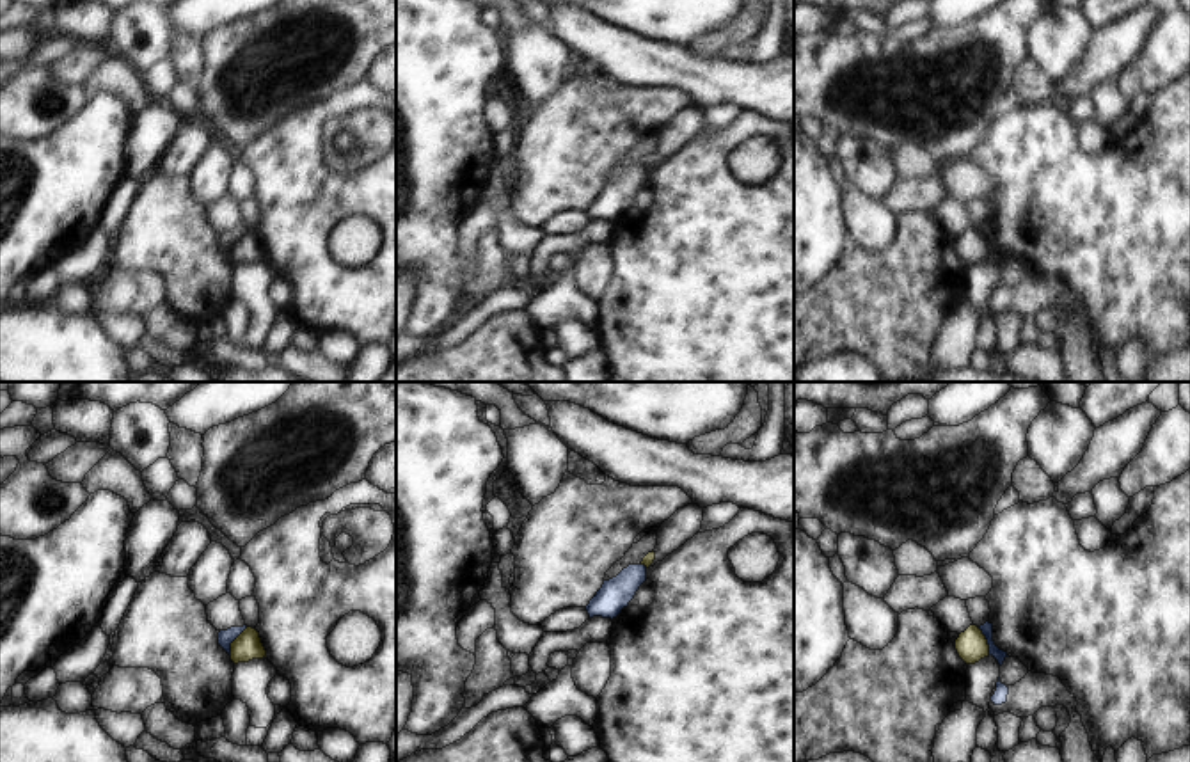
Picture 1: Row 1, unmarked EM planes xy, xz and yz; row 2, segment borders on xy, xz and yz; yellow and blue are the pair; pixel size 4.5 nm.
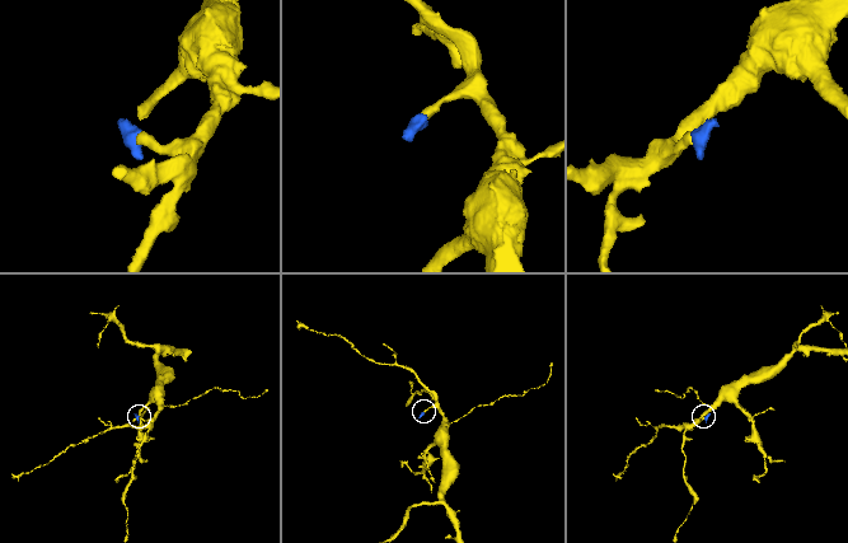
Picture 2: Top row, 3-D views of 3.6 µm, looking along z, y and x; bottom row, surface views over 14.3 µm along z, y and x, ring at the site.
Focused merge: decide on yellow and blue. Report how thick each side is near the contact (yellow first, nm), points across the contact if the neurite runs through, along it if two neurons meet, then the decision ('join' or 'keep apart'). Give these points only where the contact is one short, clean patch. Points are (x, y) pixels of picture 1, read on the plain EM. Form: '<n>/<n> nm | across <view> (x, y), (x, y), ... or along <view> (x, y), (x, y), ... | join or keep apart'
120/70 nm | along xy (247, 230), (231, 246), (230, 256) | keep apart

